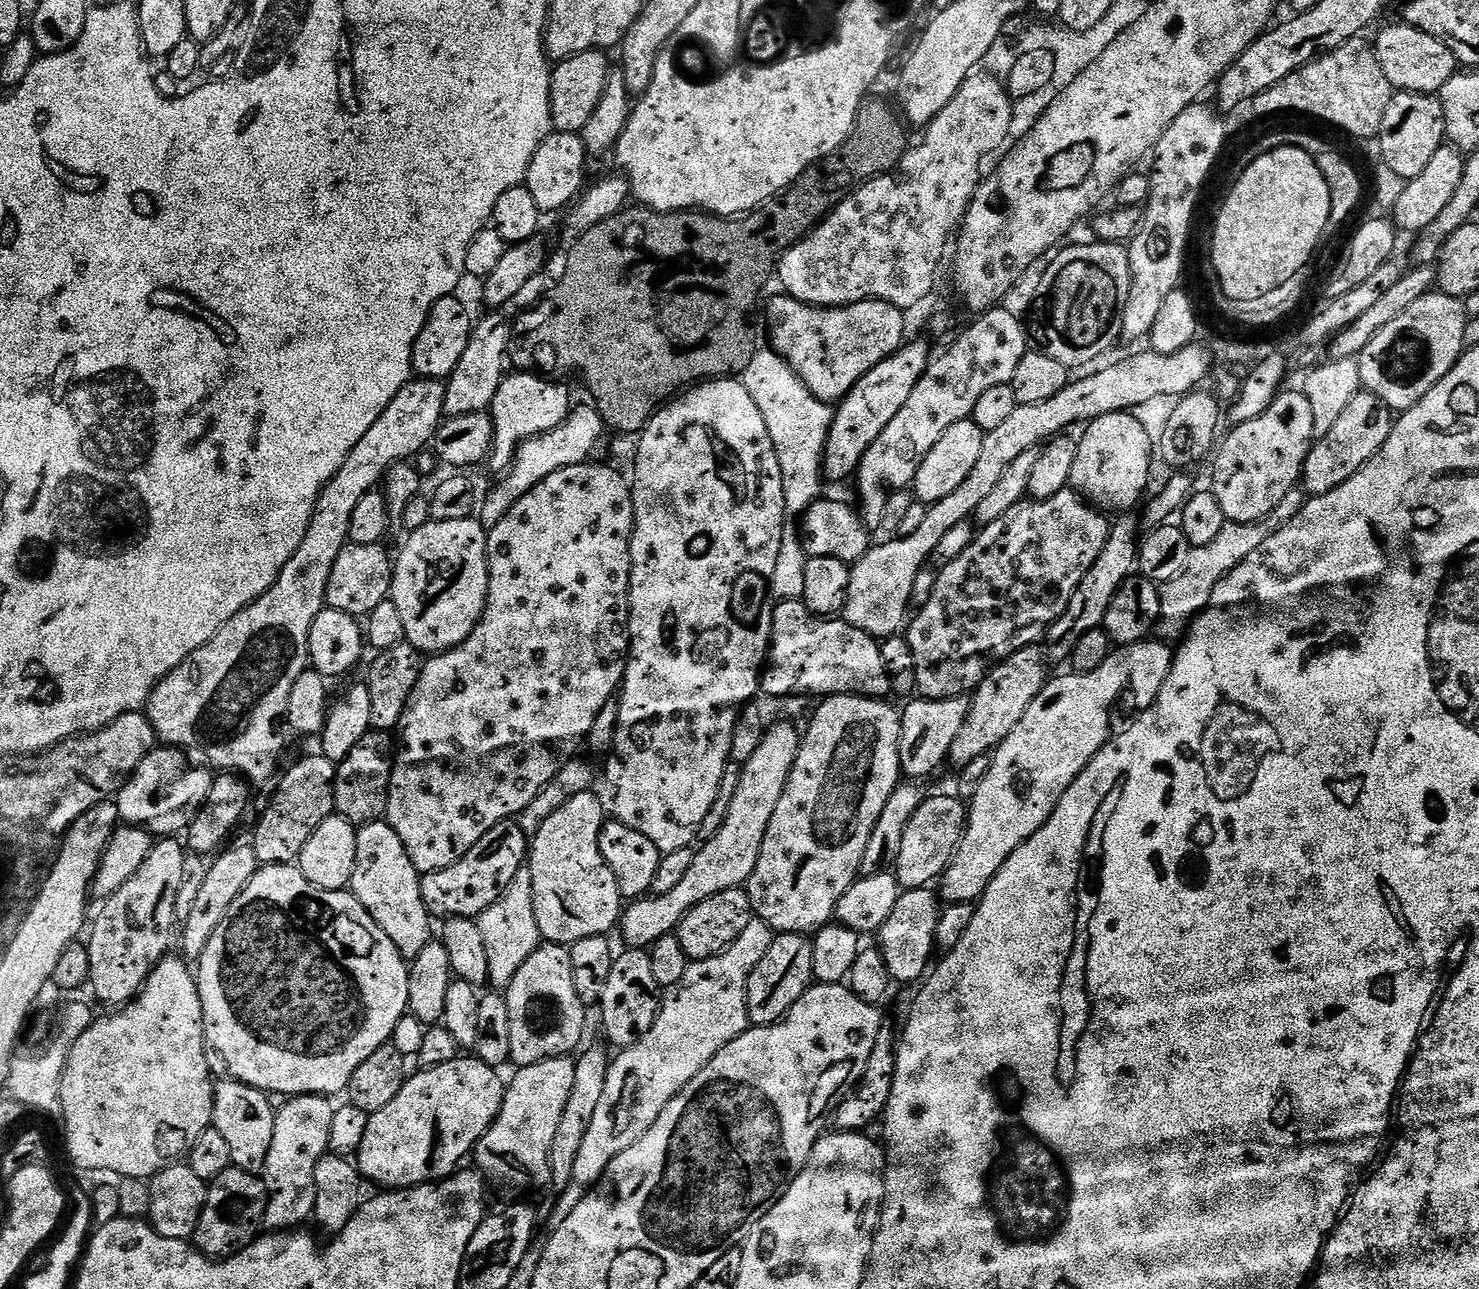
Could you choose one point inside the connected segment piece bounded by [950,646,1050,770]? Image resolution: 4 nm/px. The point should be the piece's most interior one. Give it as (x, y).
(998, 703)

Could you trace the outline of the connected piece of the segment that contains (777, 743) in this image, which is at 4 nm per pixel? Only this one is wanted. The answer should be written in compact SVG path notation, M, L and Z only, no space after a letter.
M776 724L773 728L771 725L765 731L758 750L742 766L742 778L738 782L738 790L734 790L734 802L730 802L730 810L726 810L722 830L695 849L696 857L682 882L662 896L652 894L647 898L637 898L623 909L618 932L624 935L628 948L651 949L658 938L673 935L682 918L694 910L698 902L706 902L706 898L714 898L714 894L722 894L722 890L747 885L754 874L754 866L758 866L766 826L770 826L770 818L774 818L774 810L778 810L778 798L782 798L798 758L801 739L801 729L792 724Z

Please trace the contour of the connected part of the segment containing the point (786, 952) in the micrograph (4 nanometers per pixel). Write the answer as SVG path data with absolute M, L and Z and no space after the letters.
M785 932L773 939L762 962L754 966L748 979L748 1019L753 1025L777 1024L814 983L812 941L799 932Z

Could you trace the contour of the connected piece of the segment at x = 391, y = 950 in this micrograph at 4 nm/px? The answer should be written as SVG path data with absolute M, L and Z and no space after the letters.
M295 863L263 865L250 878L246 890L234 898L234 906L226 910L226 918L218 922L218 930L214 930L210 942L206 942L206 950L198 961L198 975L196 985L200 987L200 1001L204 1015L204 1042L213 1053L220 1055L222 1063L228 1067L227 1075L243 1084L249 1084L259 1092L275 1094L280 1098L293 1096L327 1096L335 1097L335 1092L343 1093L347 1089L350 1078L374 1050L389 1043L395 1032L399 1020L408 1012L410 998L410 982L408 981L409 961L386 938L386 930L374 922L374 918L358 902L351 891L331 892L314 886L302 874L302 870Z

